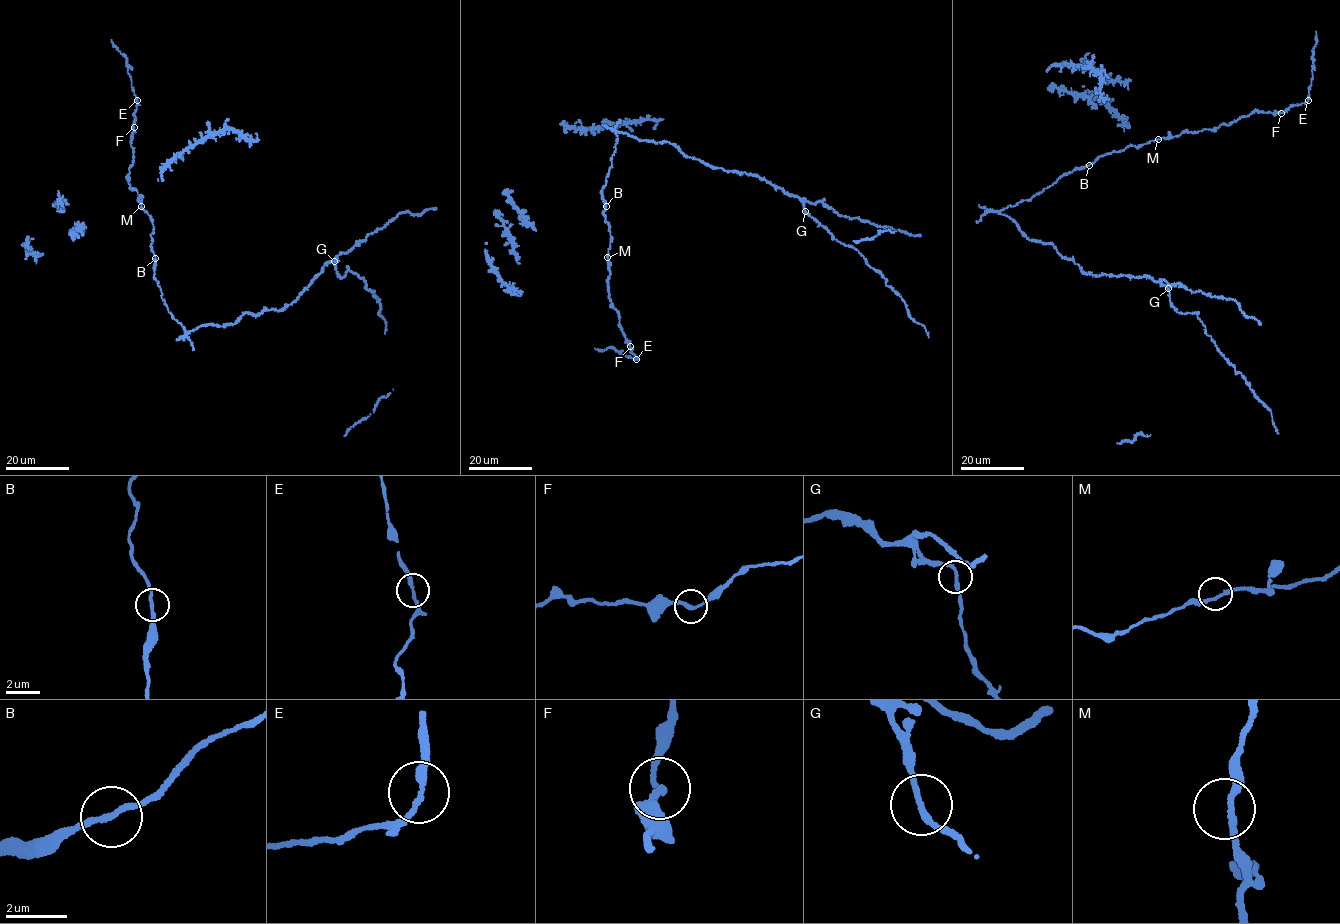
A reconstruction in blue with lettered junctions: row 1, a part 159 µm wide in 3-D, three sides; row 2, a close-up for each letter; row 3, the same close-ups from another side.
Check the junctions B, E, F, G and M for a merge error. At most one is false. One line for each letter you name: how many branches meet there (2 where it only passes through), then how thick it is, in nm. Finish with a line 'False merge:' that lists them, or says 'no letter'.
False merge: no letter

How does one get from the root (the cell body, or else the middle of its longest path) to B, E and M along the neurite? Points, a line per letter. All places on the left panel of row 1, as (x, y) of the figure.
B: (201, 326), (185, 334), (182, 324), (169, 312), (154, 277), (155, 258)
E: (201, 326), (185, 334), (168, 310), (154, 277), (153, 221), (127, 176), (132, 164), (131, 136), (137, 100)
M: (201, 326), (185, 334), (182, 324), (168, 310), (154, 277), (155, 255), (150, 246), (153, 221), (141, 206)

